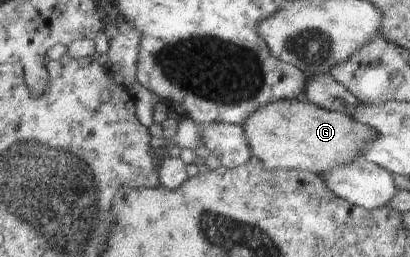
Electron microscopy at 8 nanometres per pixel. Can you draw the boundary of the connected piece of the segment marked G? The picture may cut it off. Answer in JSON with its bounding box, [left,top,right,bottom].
[241,99,375,175]

